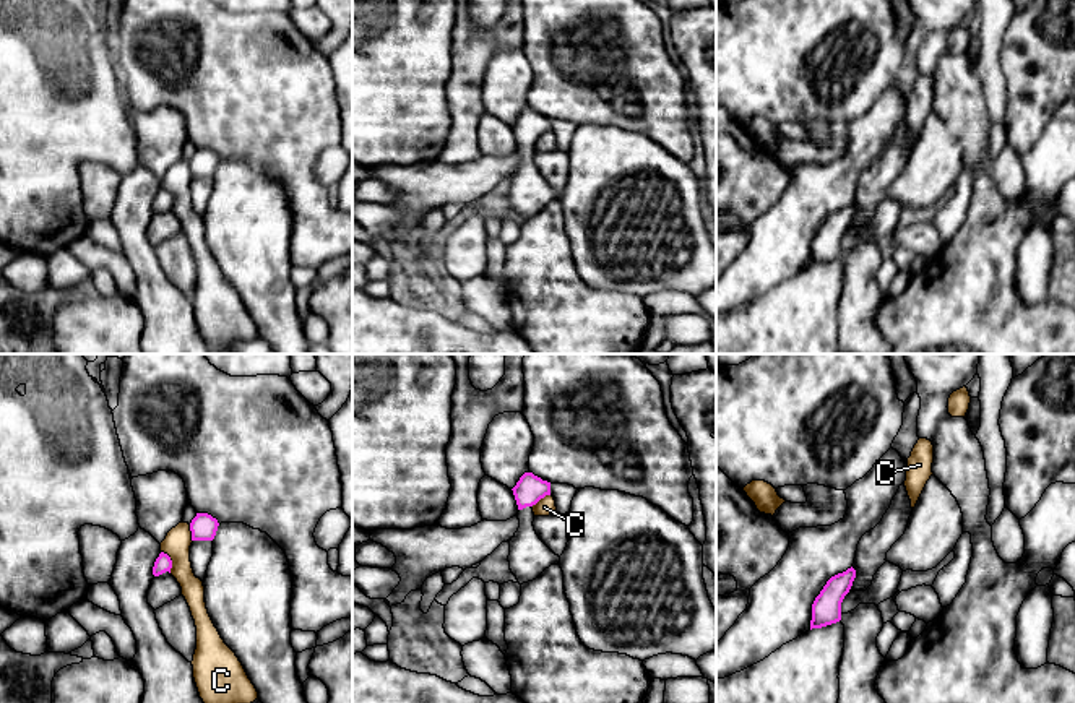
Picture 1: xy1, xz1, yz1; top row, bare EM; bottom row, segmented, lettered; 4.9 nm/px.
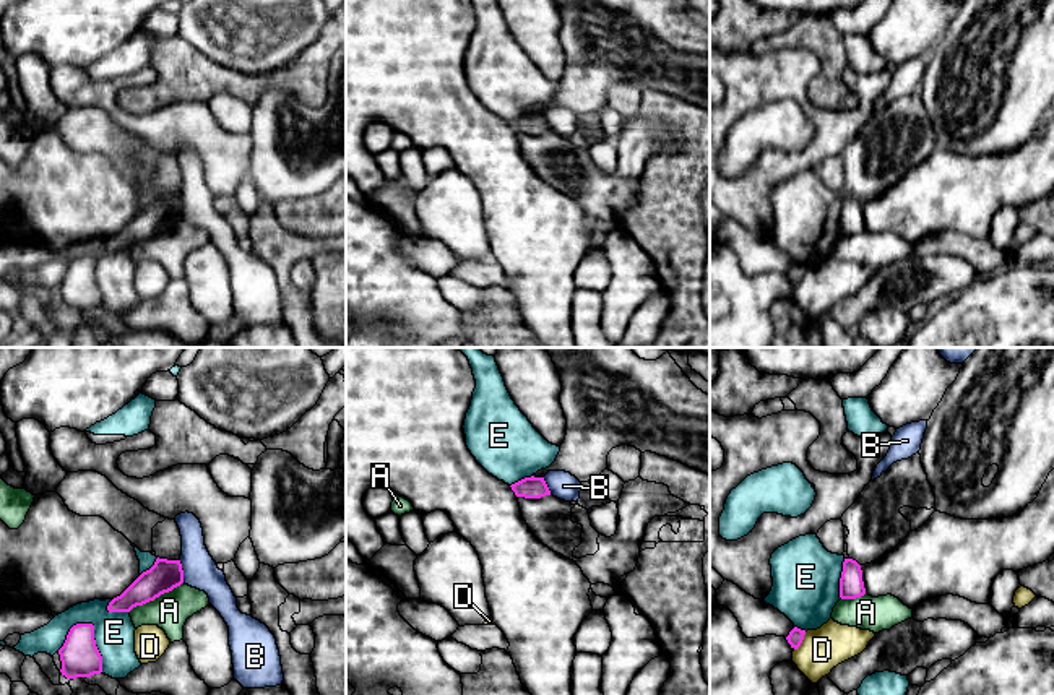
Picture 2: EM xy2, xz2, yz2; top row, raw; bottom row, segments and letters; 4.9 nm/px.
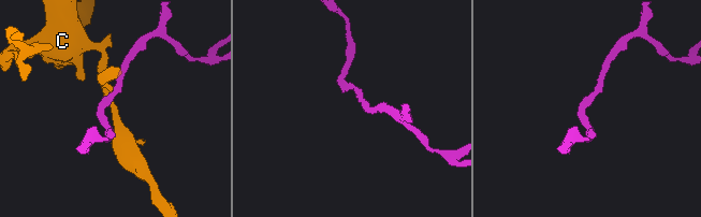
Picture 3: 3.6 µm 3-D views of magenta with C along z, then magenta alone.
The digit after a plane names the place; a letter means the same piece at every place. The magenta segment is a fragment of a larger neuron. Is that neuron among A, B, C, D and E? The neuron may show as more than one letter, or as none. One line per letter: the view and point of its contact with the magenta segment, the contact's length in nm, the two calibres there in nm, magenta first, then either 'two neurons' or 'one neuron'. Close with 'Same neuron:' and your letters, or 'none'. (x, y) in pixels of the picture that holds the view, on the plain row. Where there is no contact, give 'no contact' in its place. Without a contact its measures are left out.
A: xy2 (155, 234) | 300 nm | 160/180 nm | two neurons
B: xy2 (182, 208) | 110 nm | 160/170 nm | two neurons
C: xy1 (171, 197) | 120 nm | 90/130 nm | two neurons
D: yz2 (801, 278) | 110 nm | 80/200 nm | two neurons
E: xy2 (93, 275) | 280 nm | 190/200 nm | two neurons
Same neuron: none

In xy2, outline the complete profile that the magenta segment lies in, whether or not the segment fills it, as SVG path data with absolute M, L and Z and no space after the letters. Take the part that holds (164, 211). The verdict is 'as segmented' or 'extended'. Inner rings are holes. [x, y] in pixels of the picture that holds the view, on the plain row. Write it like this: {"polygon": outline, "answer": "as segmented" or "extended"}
{"polygon": "M156 195L120 232L114 234L109 248L130 248L136 242L154 237L184 219L180 196Z", "answer": "as segmented"}

